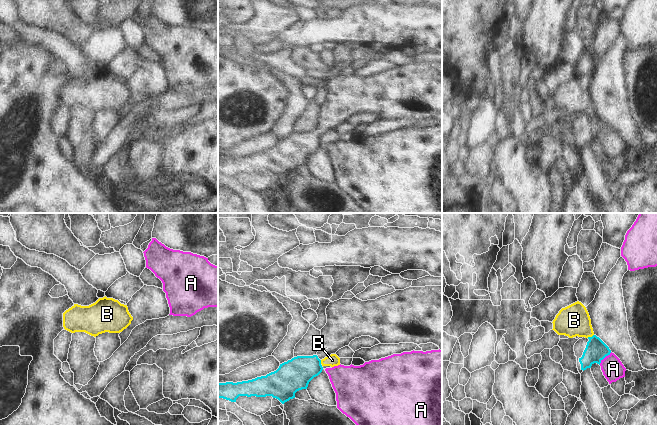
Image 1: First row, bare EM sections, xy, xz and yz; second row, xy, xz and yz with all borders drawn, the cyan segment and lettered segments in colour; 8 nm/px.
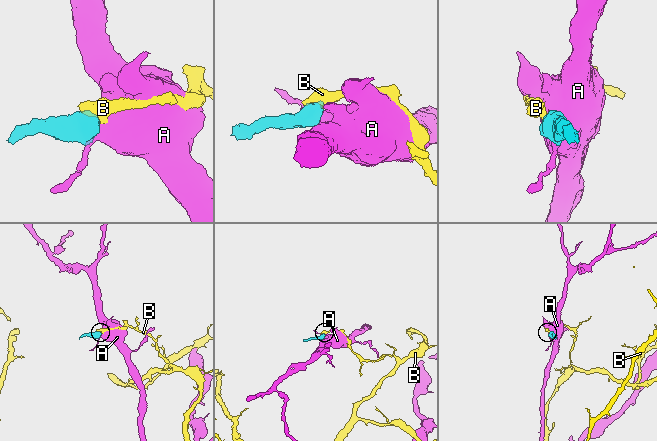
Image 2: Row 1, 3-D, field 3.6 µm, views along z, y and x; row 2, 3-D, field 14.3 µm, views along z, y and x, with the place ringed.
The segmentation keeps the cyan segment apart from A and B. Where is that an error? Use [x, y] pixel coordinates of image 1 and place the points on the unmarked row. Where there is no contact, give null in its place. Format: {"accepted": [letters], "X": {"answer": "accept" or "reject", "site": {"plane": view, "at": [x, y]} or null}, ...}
{"accepted": [], "A": {"answer": "reject", "site": {"plane": "yz", "at": [604, 133]}}, "B": {"answer": "reject", "site": {"plane": "yz", "at": [590, 113]}}}

